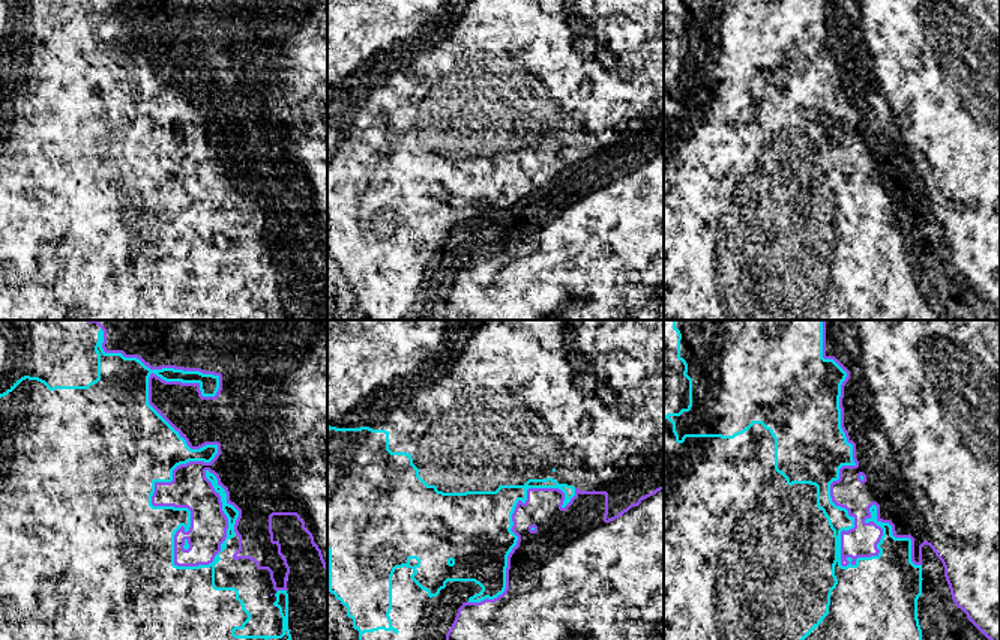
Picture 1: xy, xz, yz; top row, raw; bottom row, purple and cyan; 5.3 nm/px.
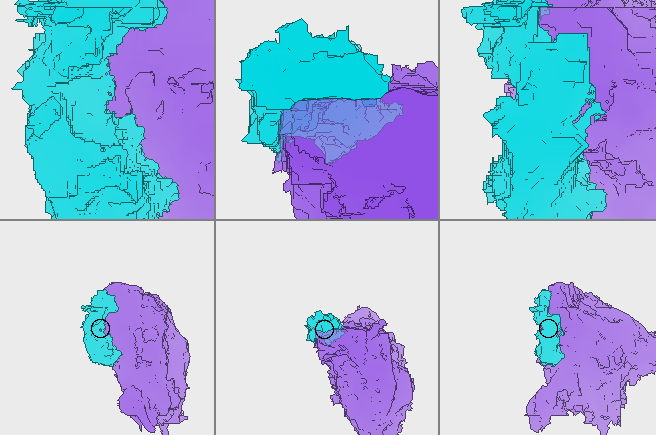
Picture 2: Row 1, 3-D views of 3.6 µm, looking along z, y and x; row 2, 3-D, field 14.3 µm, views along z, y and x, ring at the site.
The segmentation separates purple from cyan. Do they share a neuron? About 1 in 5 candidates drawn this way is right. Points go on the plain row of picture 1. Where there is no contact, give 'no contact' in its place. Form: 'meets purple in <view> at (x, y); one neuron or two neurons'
meets purple in xy at (192, 125); two neurons

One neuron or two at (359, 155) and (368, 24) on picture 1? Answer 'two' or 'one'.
two

